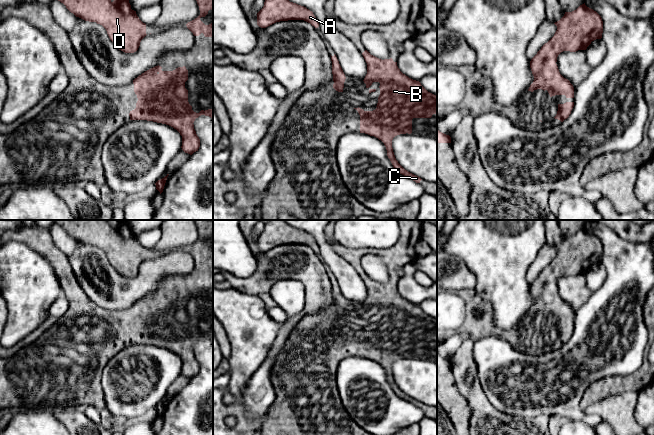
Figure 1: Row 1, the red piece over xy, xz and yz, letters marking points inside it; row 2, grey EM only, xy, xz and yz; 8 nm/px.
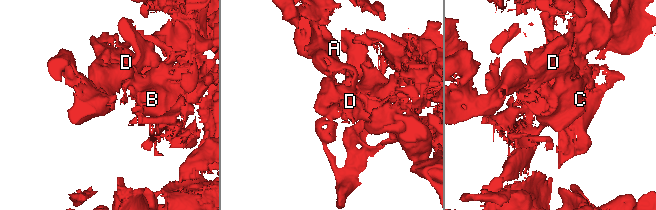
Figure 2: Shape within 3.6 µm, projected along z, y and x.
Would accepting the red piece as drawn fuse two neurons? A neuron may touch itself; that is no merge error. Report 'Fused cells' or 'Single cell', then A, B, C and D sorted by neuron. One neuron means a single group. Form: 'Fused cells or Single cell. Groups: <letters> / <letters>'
Single cell. Groups: A B C D

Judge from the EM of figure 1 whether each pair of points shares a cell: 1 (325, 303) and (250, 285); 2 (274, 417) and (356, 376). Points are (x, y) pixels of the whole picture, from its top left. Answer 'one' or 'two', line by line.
1: one
2: two

